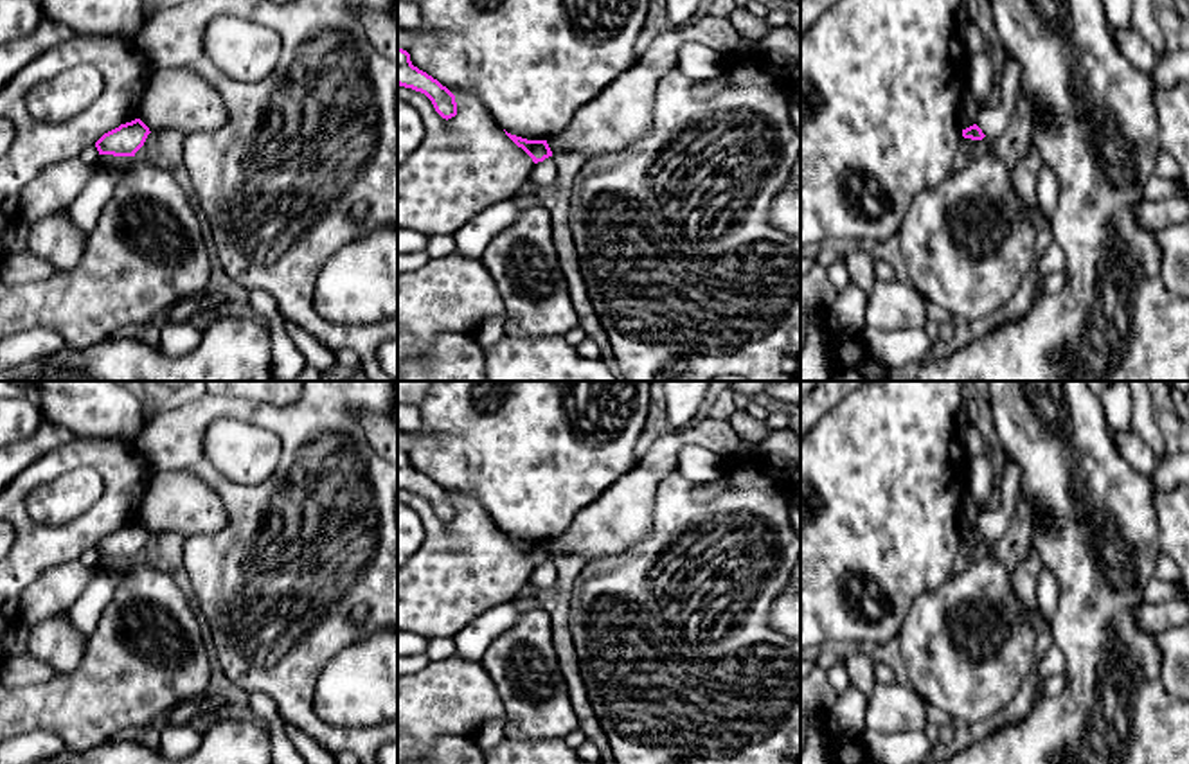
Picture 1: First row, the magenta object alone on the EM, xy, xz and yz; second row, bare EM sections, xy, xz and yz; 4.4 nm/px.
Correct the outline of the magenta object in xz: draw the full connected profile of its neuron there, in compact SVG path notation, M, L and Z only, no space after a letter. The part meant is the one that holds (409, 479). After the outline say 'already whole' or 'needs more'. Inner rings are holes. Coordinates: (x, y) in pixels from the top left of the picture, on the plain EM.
M398 449L398 487L425 496L443 521L457 518L455 498L437 482L412 467L410 457Z; already whole

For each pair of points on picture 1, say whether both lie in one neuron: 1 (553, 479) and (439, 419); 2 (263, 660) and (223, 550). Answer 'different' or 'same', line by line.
1: same
2: same

